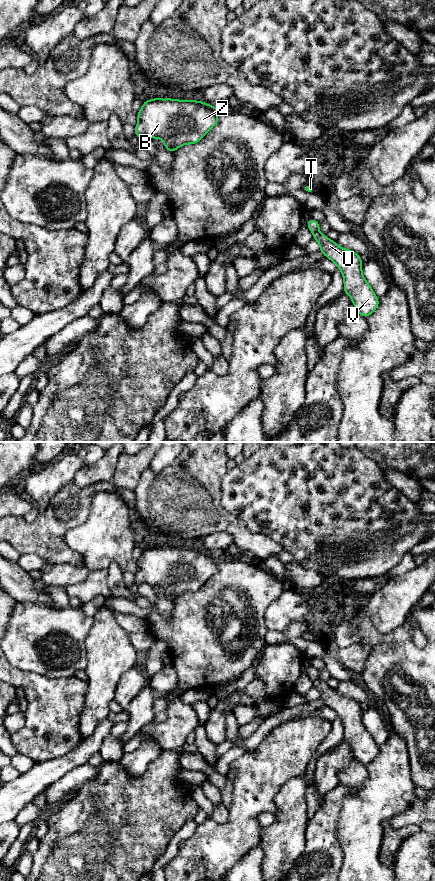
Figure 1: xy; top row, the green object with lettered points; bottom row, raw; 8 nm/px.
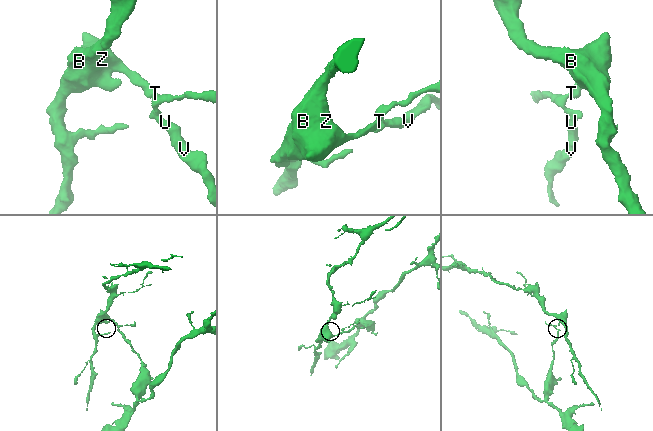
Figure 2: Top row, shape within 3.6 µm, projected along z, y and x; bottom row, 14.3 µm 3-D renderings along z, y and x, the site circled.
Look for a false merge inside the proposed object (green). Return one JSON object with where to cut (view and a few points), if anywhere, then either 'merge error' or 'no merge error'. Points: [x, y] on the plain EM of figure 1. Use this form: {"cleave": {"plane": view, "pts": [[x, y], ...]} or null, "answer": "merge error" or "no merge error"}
{"cleave": {"plane": "xy", "pts": [[317, 678], [313, 681]]}, "answer": "merge error"}

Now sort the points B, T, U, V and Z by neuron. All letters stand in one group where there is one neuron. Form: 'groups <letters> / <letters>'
groups B T Z / U V

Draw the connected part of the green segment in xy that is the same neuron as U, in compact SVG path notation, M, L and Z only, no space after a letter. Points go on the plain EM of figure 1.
M319 679L313 681L313 687L320 692L319 699L322 700L327 707L332 708L337 713L338 717L341 718L344 727L343 740L351 745L355 759L364 766L367 766L375 759L380 750L362 722L363 711L361 709L361 704L354 699L339 695L336 689L331 689L326 683L321 682Z

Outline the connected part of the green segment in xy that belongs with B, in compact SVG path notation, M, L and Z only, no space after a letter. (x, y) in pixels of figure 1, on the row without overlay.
M159 547L144 549L137 560L137 588L148 584L161 586L173 601L185 592L198 591L218 571L219 556L203 549Z

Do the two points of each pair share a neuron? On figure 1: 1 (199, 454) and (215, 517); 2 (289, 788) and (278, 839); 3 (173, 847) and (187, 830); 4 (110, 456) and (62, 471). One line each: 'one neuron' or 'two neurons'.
1: one neuron
2: one neuron
3: one neuron
4: one neuron

